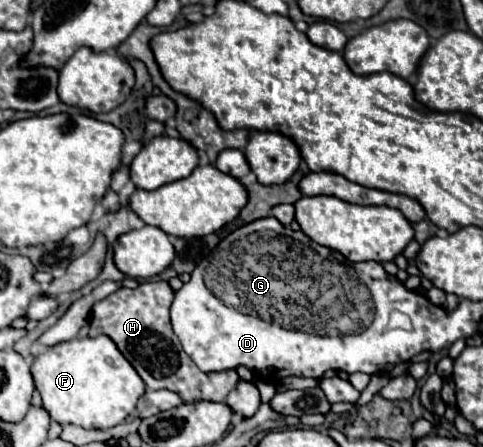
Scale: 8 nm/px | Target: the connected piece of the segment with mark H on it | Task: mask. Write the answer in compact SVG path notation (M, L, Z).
M166 281L142 283L136 289L122 287L106 299L94 303L90 311L90 337L104 333L114 339L122 355L132 363L150 389L174 391L184 403L226 401L228 393L238 383L236 371L228 369L222 373L204 373L194 365L194 361L190 361L170 325L172 299L174 291Z

